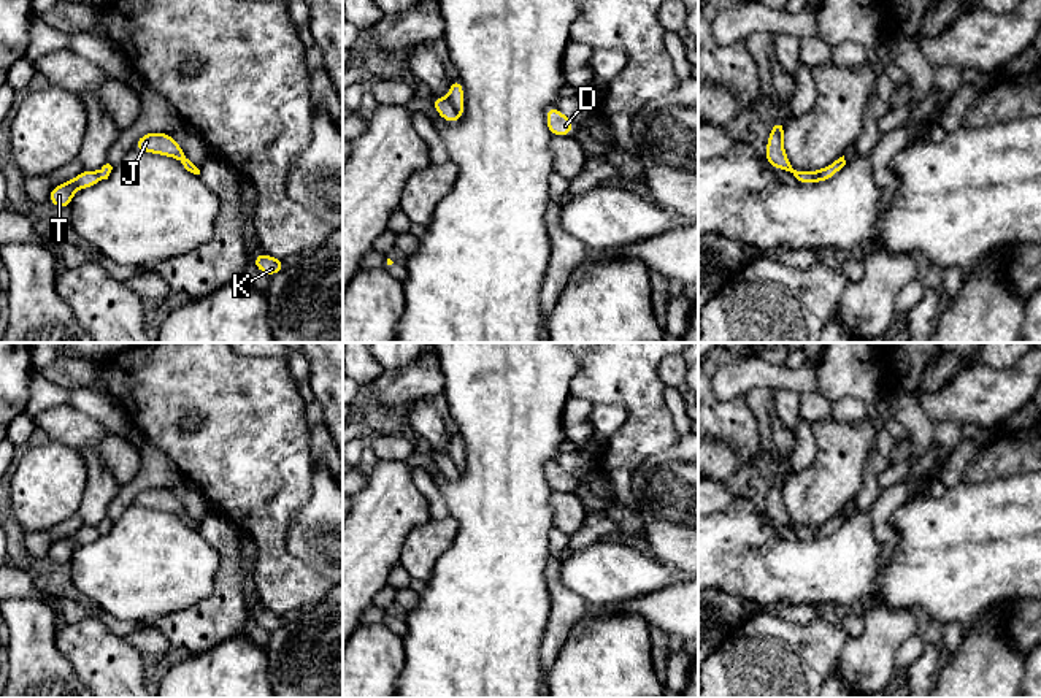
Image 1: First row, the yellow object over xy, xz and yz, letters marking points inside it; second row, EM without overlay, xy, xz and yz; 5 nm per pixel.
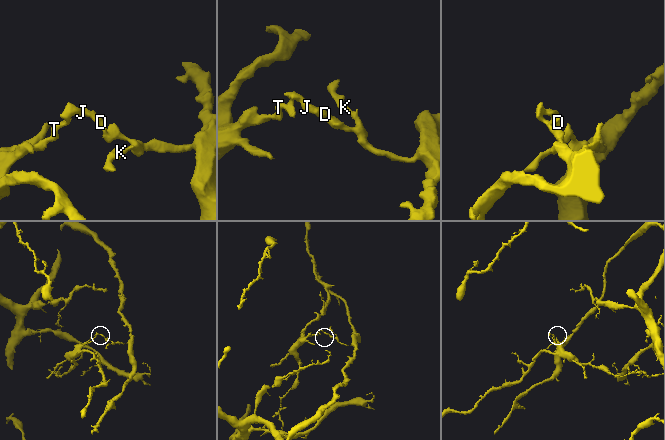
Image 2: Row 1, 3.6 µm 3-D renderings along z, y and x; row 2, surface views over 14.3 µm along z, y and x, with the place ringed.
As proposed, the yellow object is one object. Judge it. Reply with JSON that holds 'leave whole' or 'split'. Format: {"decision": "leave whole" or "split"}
{"decision": "split"}

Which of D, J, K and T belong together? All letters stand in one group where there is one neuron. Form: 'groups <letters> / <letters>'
groups D J K / T

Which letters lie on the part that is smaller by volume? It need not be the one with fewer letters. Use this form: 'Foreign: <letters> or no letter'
Foreign: T

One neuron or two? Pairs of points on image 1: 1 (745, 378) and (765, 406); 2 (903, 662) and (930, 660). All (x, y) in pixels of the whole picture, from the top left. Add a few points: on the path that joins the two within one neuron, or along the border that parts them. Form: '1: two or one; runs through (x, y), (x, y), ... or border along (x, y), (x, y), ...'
1: two; border along (775, 389), (752, 387), (745, 397)
2: two; border along (924, 644), (919, 655), (900, 674)

